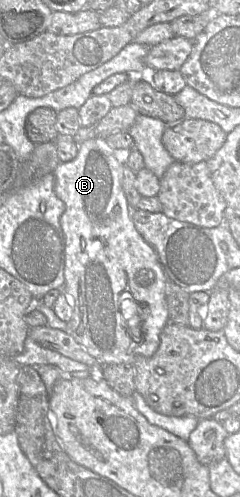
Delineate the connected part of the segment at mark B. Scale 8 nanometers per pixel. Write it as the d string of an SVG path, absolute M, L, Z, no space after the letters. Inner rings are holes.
M92 138L79 144L79 152L76 158L65 163L60 162L54 171L56 196L65 204L65 210L60 217L60 225L65 239L65 264L64 264L64 286L61 291L68 295L72 303L73 315L67 322L67 330L75 341L102 366L111 364L133 364L135 356L151 357L157 351L160 344L160 334L169 323L169 314L165 296L166 275L160 264L155 250L149 245L136 230L132 218L131 209L122 189L123 164L114 155L114 150L107 144L104 138ZM125 296L135 301L139 307L140 329L142 333L141 341L136 343L130 336L132 328L123 319L120 312L120 302Z

